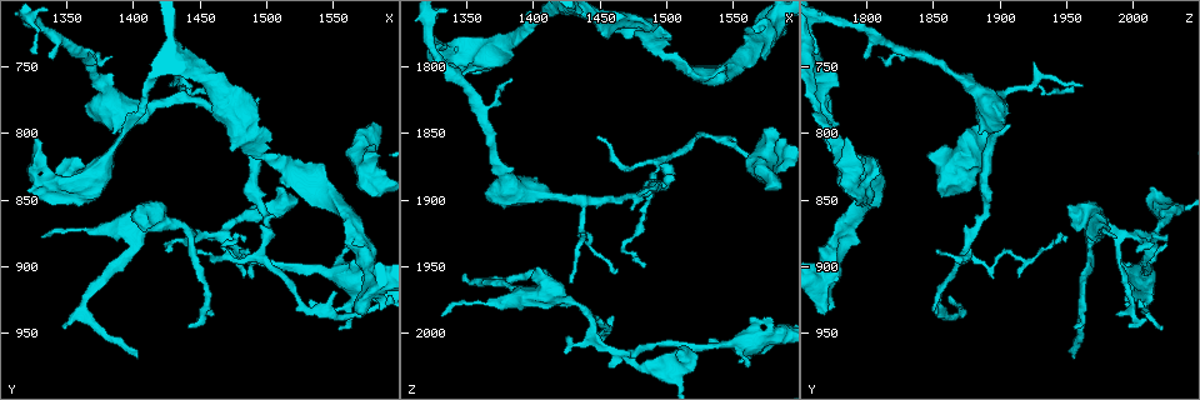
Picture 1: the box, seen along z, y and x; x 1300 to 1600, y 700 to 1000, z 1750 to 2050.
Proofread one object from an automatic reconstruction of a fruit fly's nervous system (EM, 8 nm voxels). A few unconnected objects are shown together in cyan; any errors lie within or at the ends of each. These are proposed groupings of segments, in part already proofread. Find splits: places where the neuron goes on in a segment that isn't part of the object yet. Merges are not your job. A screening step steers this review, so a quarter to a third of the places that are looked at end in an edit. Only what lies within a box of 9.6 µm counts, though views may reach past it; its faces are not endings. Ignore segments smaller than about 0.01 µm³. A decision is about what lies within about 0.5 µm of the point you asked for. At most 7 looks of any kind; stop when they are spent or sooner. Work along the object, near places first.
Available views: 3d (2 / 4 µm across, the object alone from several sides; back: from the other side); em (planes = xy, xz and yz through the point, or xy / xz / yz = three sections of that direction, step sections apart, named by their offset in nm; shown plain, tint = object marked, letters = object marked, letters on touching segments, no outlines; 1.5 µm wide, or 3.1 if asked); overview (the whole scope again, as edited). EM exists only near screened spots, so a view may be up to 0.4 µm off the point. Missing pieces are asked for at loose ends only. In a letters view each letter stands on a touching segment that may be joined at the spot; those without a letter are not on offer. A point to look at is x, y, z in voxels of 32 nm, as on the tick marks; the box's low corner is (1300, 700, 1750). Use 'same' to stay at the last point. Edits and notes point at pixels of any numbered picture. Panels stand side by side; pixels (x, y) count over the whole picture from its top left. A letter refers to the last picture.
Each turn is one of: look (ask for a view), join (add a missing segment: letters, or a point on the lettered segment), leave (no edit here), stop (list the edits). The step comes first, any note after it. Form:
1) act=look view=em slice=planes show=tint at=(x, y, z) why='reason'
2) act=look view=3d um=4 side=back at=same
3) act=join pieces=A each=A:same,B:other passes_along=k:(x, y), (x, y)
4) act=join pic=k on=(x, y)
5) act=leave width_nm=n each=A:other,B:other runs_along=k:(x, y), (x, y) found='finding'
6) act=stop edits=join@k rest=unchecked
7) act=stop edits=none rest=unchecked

act=look view=3d um=4 at=(1556, 946, 2022) why='tapers out'

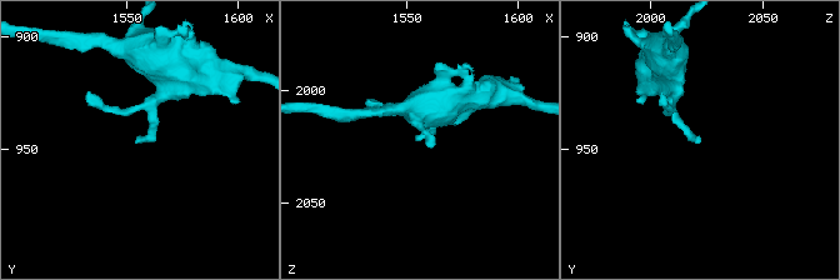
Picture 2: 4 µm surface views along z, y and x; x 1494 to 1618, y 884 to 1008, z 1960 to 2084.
act=look view=em slice=xy step=4 show=tint at=(1554, 946, 2023) why='now the EM'

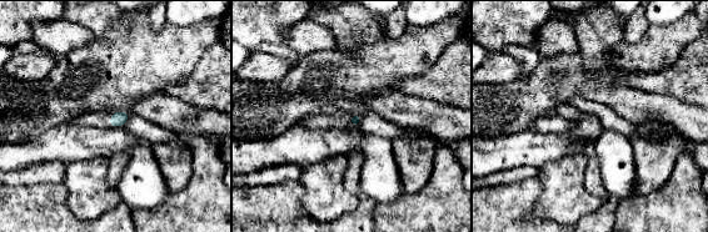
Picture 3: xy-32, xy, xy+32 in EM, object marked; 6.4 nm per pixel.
act=look view=em slice=planes show=letters at=same

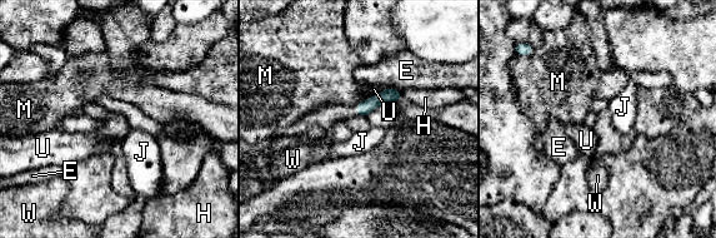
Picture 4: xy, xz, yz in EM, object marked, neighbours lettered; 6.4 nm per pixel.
act=leave each=E:other,H:other,J:other,M:other,U:other,W:other found='no lettered segment goes on from it'

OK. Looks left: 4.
act=look view=em slice=xy step=4 show=letters at=(1584, 794, 1892) why='an open end'

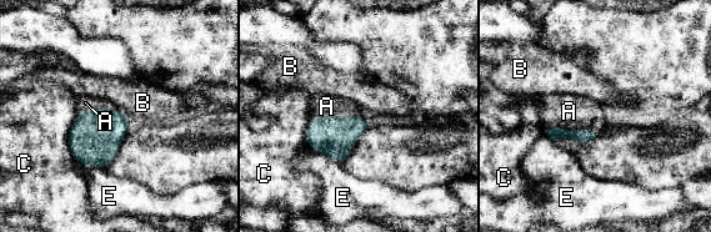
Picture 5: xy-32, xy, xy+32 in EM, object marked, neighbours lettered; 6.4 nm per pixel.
act=join pieces=A each=A:same,B:other,C:other,E:other passes_along=5:(581, 136), (572, 131), (569, 111) found='the neuron continues'

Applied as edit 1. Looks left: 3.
act=look view=em slice=xz step=4 show=plain at=(1324, 804, 1784) why='branch stops here'

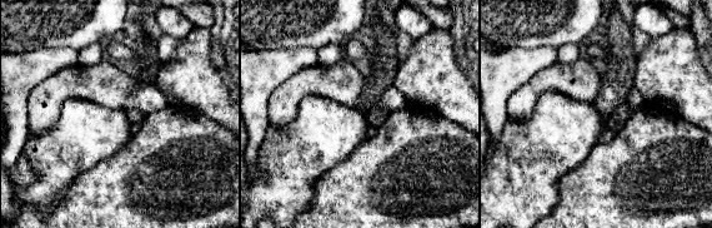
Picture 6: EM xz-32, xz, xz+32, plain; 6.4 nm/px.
act=look view=em slice=xz step=4 show=letters at=same why='what lies round it'

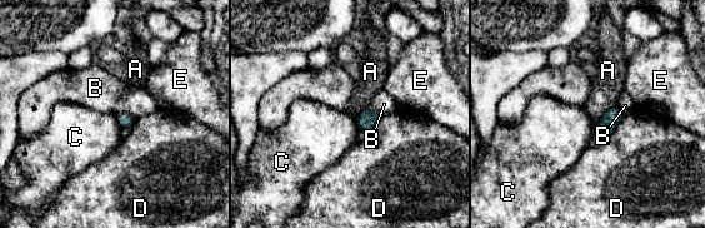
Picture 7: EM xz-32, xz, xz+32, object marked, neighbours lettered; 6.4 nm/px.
act=leave each=A:other,B:other,C:other,D:other,E:other border=7:(116, 115), (130, 114), (136, 118) found='none of them fits'

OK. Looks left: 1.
act=stop edits=join@5 rest=unchecked

